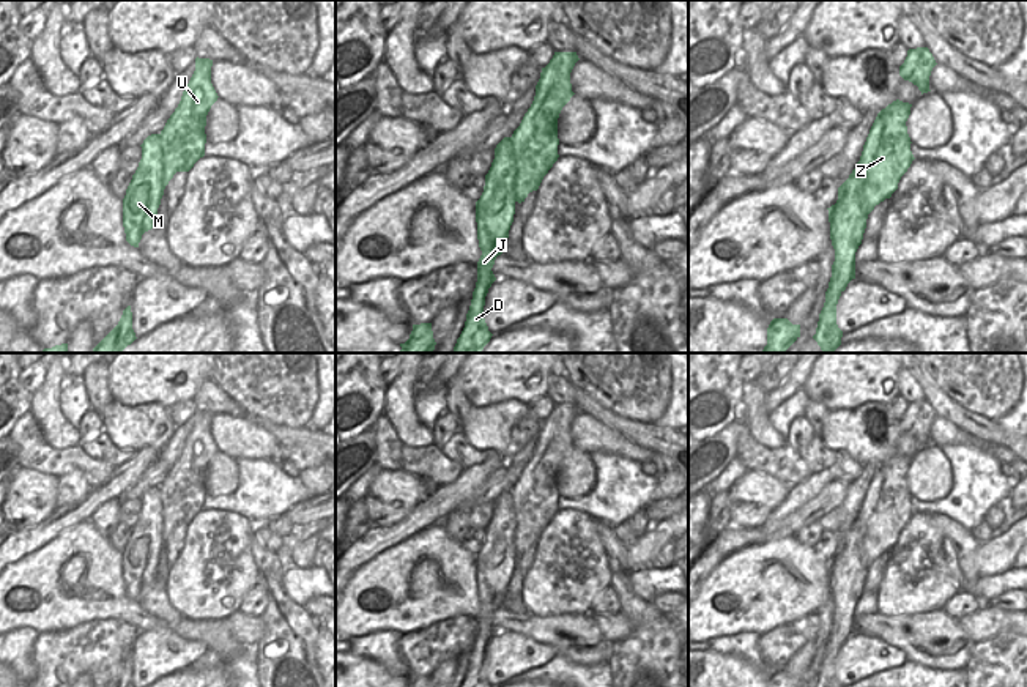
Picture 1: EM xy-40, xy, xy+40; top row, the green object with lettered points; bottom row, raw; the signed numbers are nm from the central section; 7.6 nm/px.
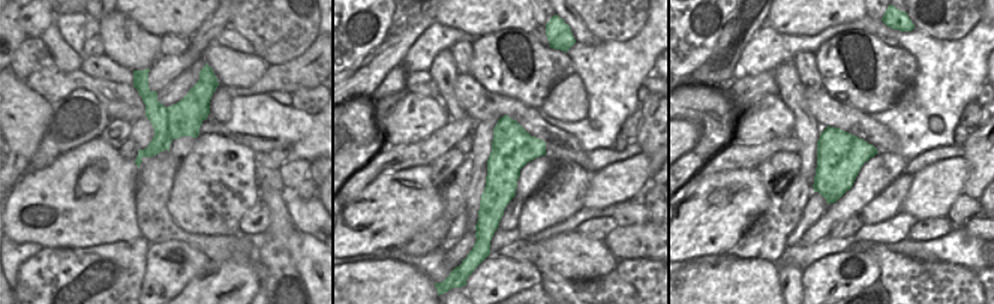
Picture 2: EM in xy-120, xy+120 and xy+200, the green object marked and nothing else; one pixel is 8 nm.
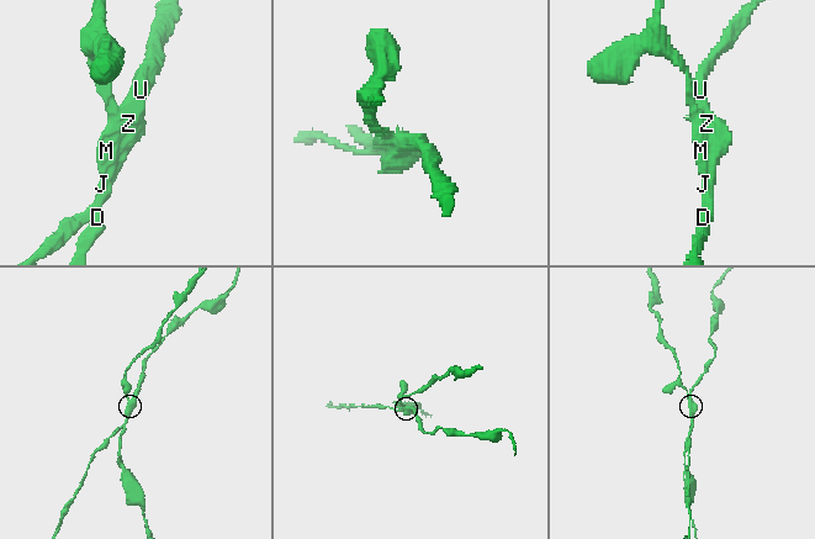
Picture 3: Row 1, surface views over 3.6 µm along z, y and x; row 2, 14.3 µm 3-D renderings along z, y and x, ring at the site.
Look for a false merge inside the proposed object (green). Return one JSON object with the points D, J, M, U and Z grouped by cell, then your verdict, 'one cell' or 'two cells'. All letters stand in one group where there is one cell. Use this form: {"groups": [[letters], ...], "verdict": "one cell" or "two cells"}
{"groups": [["D", "J", "M"], ["U", "Z"]], "verdict": "two cells"}

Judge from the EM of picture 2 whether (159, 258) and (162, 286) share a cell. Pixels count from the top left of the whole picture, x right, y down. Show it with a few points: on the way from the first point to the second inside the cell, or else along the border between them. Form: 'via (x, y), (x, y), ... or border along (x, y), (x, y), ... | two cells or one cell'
via (162, 265), (162, 279) | one cell

